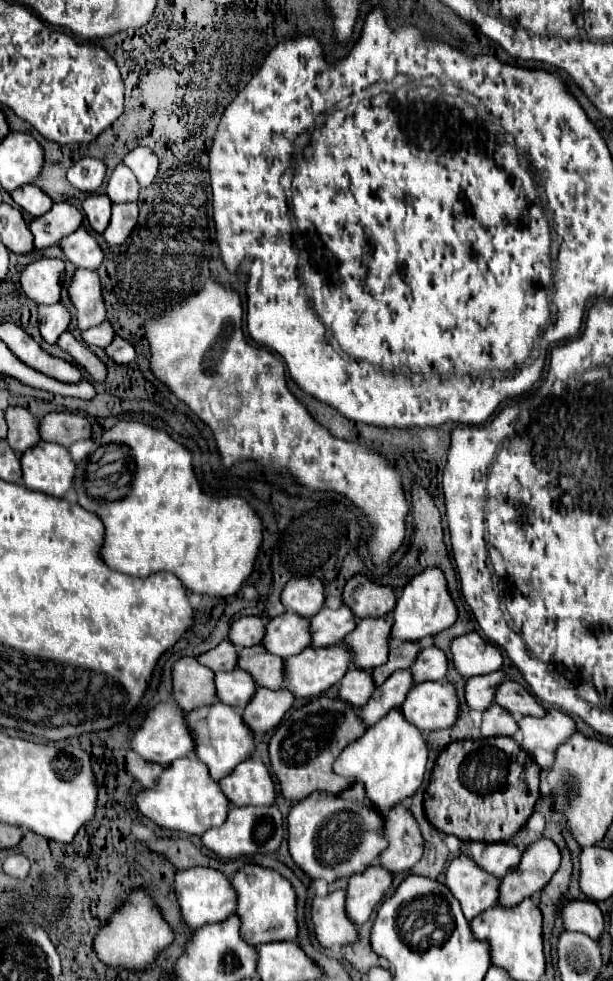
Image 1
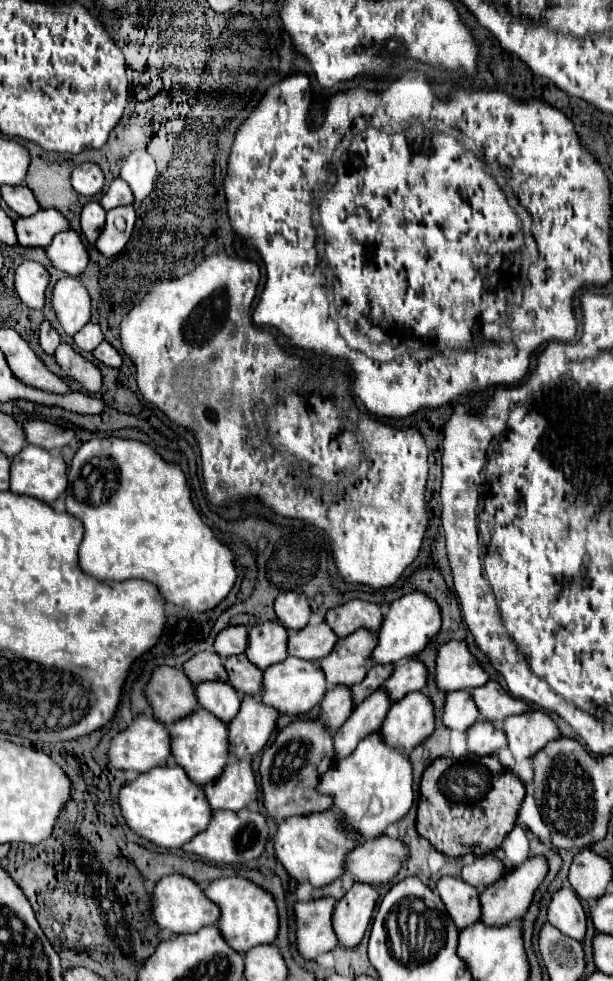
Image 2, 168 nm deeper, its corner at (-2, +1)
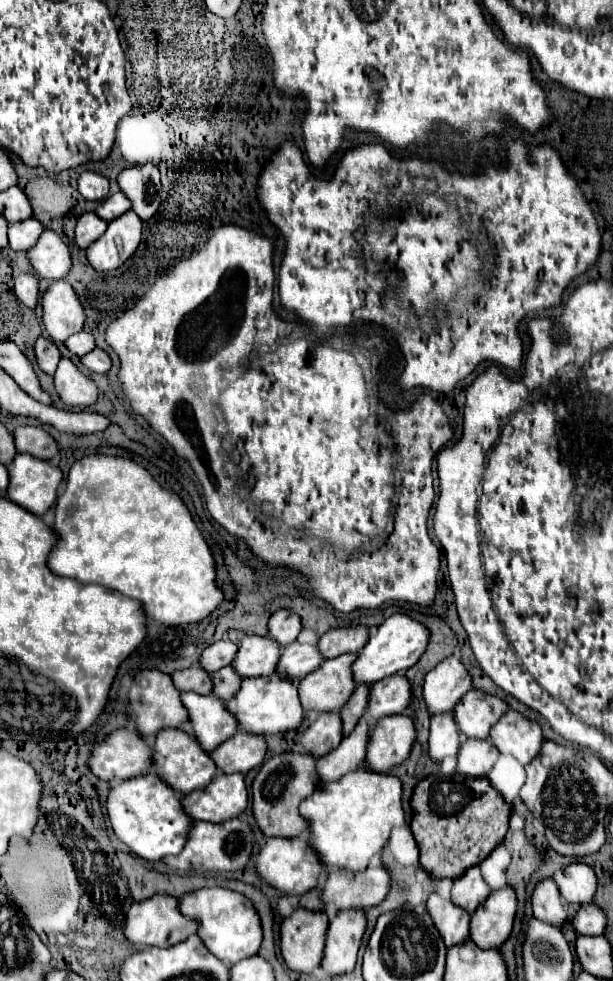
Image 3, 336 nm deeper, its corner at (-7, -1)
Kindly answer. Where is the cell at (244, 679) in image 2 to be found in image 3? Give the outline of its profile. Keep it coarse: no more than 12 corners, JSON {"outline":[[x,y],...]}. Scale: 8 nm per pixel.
{"outline":[[232,664],[216,670],[214,694],[224,702],[240,690]]}

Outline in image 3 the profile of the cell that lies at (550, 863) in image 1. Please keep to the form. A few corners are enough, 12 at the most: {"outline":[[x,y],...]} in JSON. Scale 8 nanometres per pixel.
{"outline":[[516,890],[492,892],[470,920],[480,948],[498,948],[512,932]]}

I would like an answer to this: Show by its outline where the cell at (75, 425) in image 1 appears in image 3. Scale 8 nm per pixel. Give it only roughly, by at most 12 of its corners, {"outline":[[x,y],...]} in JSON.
{"outline":[[40,426],[14,430],[16,450],[50,460],[58,442]]}

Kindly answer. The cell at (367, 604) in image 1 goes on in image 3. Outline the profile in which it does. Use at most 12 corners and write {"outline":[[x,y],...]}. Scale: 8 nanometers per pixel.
{"outline":[[338,626],[322,634],[324,658],[358,652],[370,638],[368,626]]}

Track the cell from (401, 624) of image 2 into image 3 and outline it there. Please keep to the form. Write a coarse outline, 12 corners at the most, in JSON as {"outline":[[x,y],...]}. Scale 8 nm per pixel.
{"outline":[[392,614],[360,650],[356,682],[408,670],[430,630]]}

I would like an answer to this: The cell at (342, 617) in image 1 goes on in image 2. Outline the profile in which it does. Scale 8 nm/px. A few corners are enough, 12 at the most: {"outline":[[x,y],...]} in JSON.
{"outline":[[325,622],[289,633],[287,654],[321,660],[337,636]]}

